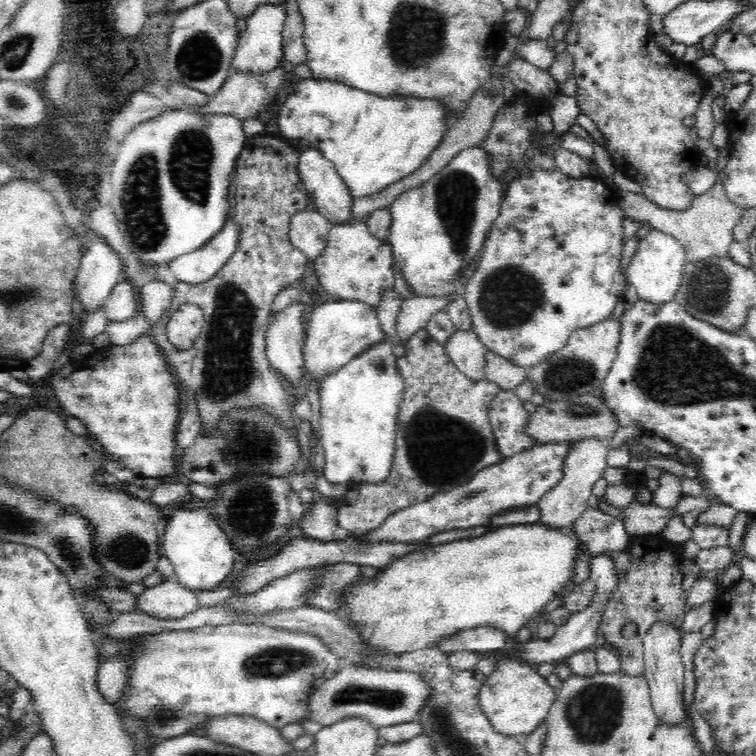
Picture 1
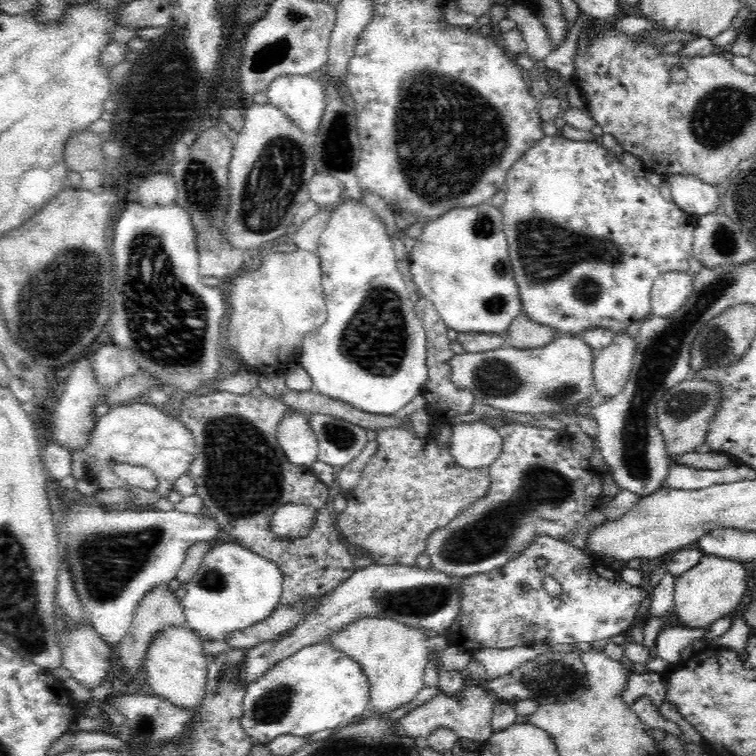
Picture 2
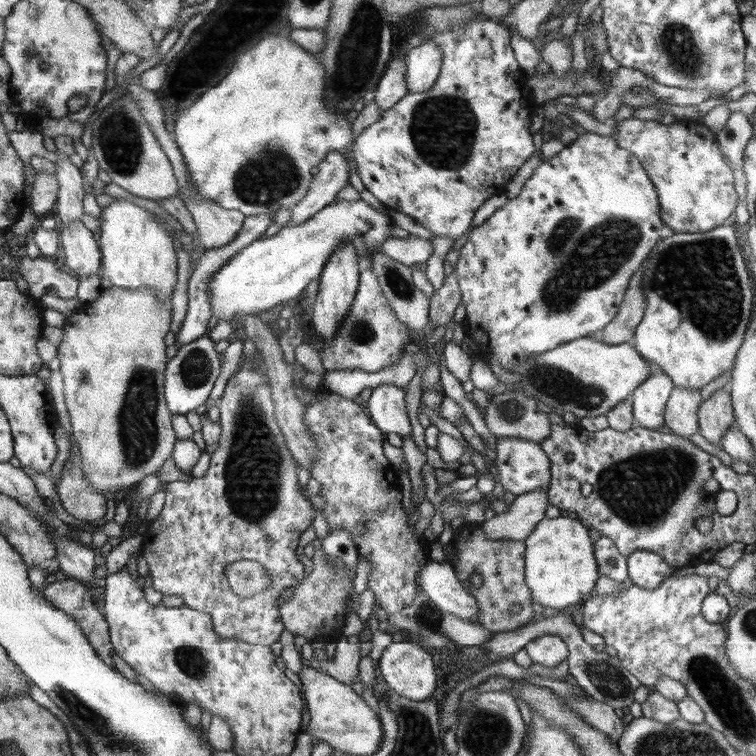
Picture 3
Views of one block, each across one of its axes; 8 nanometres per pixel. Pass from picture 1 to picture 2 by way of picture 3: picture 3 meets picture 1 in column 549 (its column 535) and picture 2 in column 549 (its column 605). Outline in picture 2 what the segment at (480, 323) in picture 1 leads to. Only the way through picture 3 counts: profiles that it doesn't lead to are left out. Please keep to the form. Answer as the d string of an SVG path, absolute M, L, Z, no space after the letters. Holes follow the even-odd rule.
M544 135L532 148L510 167L505 180L505 196L500 209L503 214L503 229L507 236L510 260L514 280L519 288L522 313L530 320L554 328L561 336L580 336L590 328L607 328L612 333L623 332L634 322L642 322L651 314L651 290L654 281L662 273L670 271L689 272L689 260L692 256L696 218L682 210L673 200L666 200L659 187L653 186L645 177L636 177L632 170L624 165L615 154L591 140L570 140L564 135Z

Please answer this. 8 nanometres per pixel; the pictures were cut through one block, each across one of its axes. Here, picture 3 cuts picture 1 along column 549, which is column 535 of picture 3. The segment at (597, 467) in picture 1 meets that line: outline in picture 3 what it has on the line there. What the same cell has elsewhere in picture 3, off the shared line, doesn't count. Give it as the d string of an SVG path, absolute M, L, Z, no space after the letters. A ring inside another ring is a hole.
M548 488L540 492L520 494L505 512L496 514L481 523L482 532L488 539L510 539L524 541L534 530L538 521L546 516L548 502Z

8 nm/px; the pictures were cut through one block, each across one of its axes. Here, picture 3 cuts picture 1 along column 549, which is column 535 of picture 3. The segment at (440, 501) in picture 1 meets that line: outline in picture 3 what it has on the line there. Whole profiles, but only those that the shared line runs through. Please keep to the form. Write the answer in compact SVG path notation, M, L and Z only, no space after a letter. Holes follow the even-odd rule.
M500 438L496 441L496 454L498 458L494 462L498 474L493 478L499 478L506 492L520 496L528 492L540 492L542 488L548 488L551 480L551 463L542 447L535 442L522 440L522 438Z

